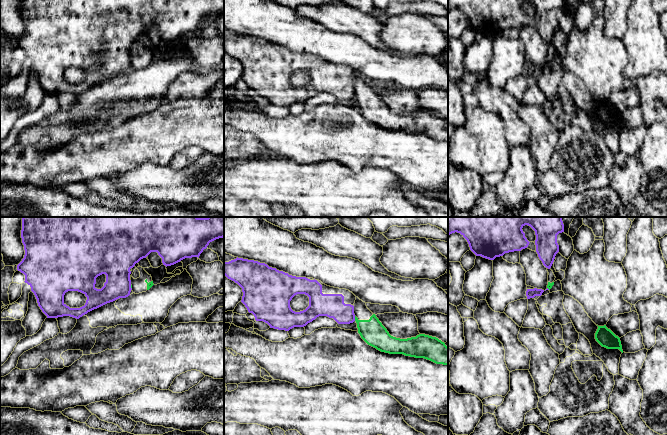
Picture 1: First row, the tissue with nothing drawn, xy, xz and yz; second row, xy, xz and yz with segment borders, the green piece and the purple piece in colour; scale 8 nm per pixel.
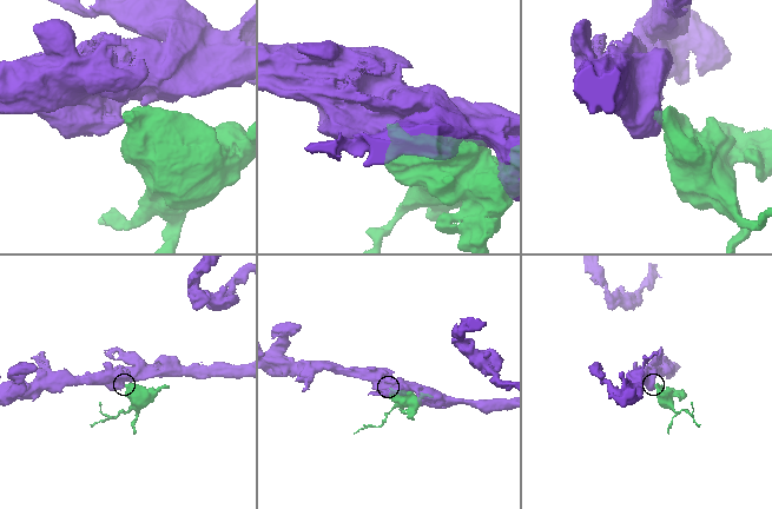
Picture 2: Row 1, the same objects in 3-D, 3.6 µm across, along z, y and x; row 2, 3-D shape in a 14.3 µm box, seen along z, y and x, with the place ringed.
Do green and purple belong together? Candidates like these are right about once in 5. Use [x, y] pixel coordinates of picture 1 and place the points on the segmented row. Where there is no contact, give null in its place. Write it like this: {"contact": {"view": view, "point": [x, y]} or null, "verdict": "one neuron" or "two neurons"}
{"contact": {"view": "xz", "point": [355, 318]}, "verdict": "two neurons"}

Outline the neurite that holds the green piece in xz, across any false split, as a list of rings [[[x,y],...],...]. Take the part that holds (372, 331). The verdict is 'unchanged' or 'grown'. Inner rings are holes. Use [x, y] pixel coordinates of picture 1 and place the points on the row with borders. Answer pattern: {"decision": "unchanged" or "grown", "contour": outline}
{"decision": "grown", "contour": [[[356,297],[353,306],[358,333],[368,345],[381,352],[424,358],[436,364],[448,365],[448,347],[438,338],[425,334],[407,339],[393,337],[365,302]]]}

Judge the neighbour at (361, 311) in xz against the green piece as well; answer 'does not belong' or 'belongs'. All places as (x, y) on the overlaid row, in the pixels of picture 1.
belongs

